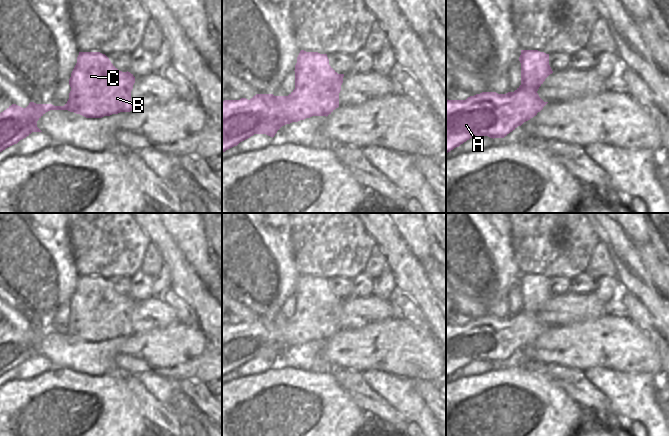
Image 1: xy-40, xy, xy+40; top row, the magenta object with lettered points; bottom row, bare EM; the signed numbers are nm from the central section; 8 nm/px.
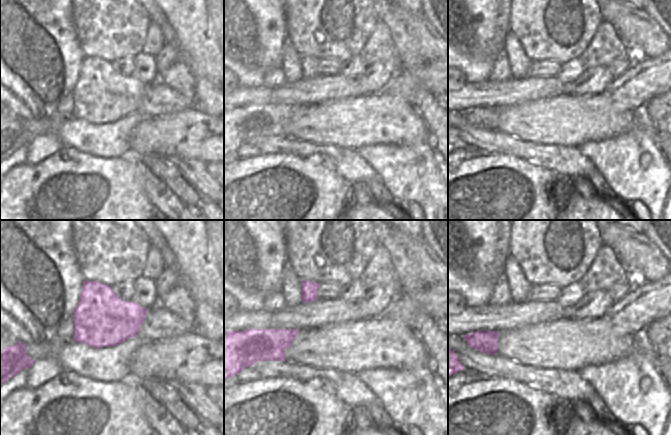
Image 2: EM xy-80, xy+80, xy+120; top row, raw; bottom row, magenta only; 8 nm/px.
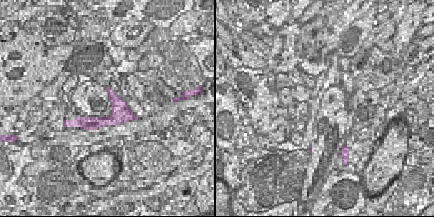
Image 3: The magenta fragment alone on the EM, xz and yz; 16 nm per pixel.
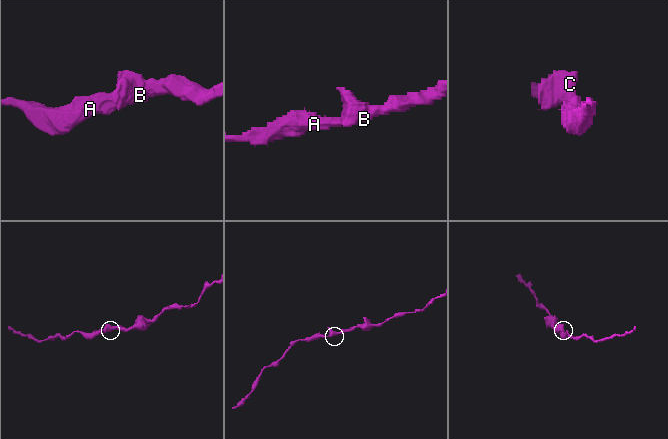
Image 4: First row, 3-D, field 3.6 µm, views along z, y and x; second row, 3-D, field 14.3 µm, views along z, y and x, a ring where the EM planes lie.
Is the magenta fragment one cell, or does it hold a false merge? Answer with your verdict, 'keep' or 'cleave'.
keep

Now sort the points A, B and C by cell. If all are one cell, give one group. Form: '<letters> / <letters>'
A B C

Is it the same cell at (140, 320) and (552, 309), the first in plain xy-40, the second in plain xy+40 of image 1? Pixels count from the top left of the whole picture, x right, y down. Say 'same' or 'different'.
same

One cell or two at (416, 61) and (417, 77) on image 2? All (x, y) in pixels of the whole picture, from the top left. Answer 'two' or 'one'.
two

